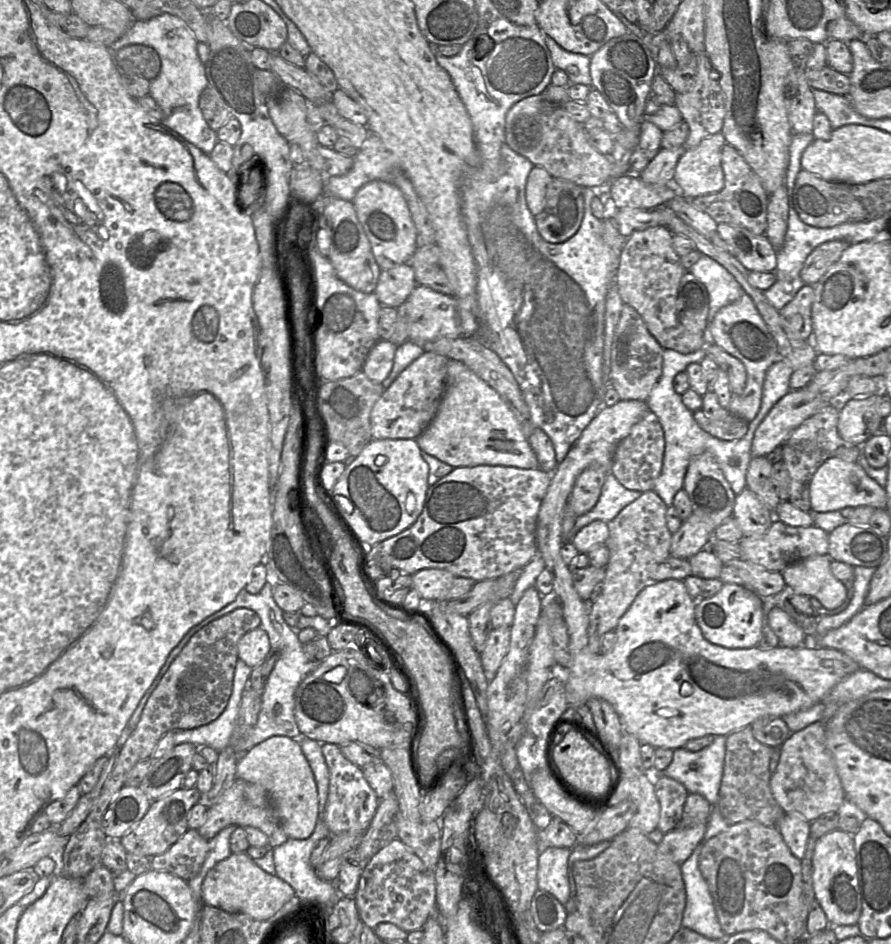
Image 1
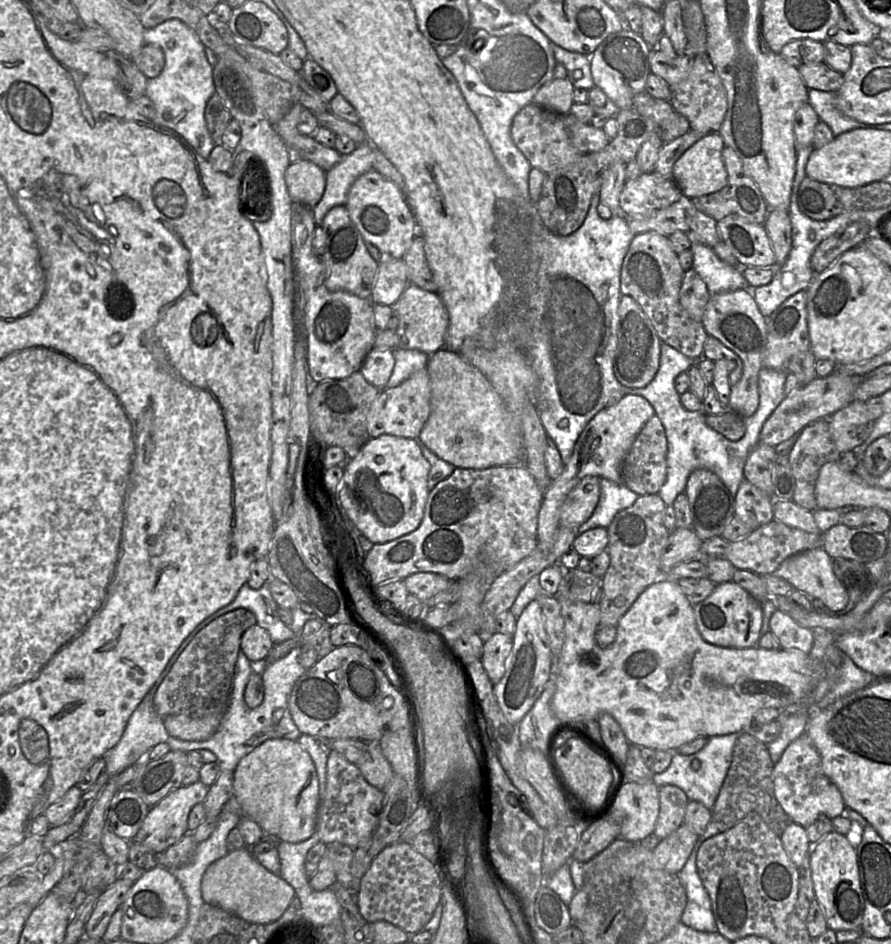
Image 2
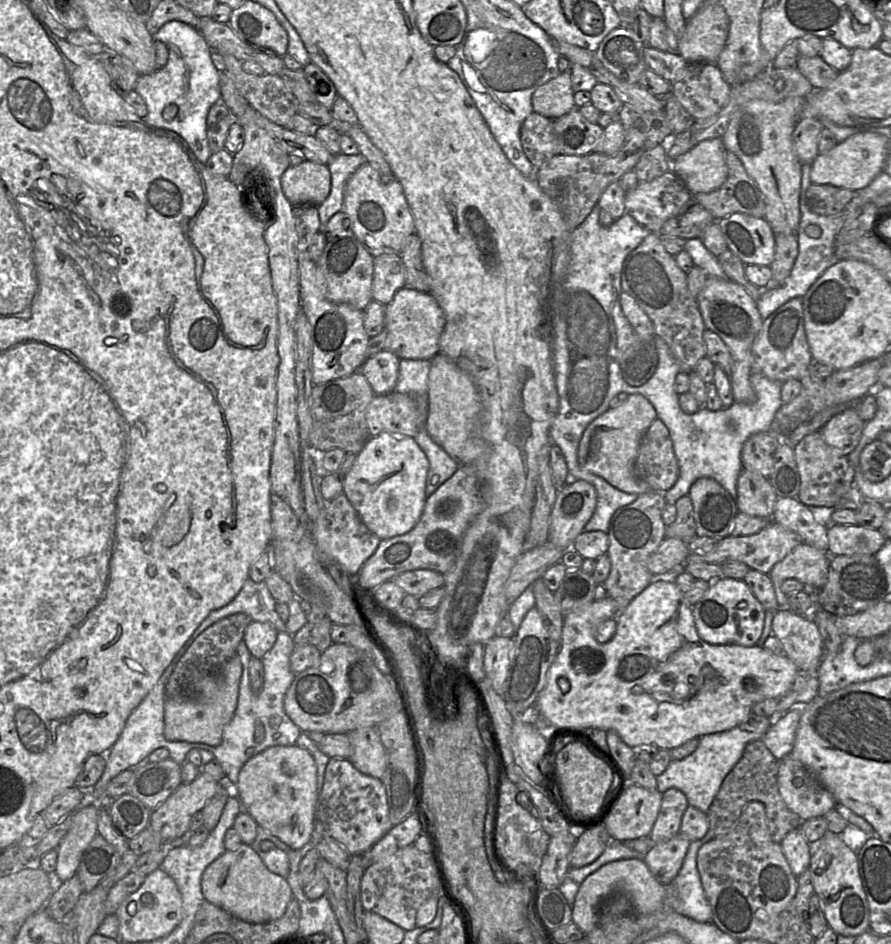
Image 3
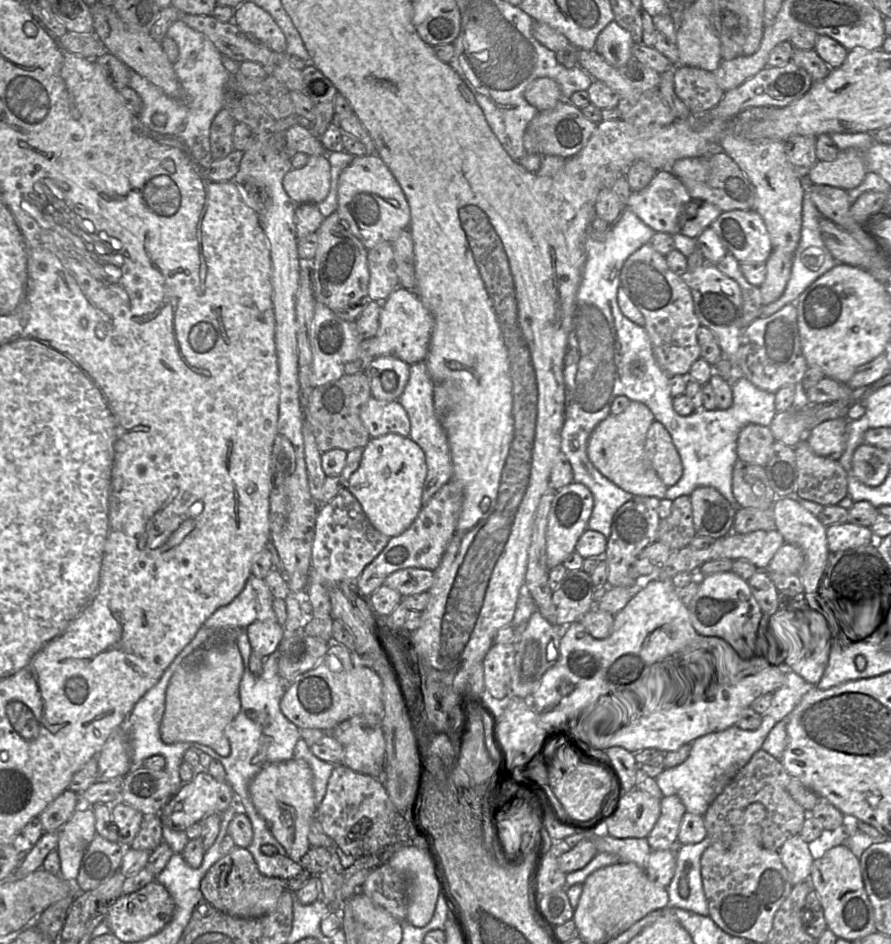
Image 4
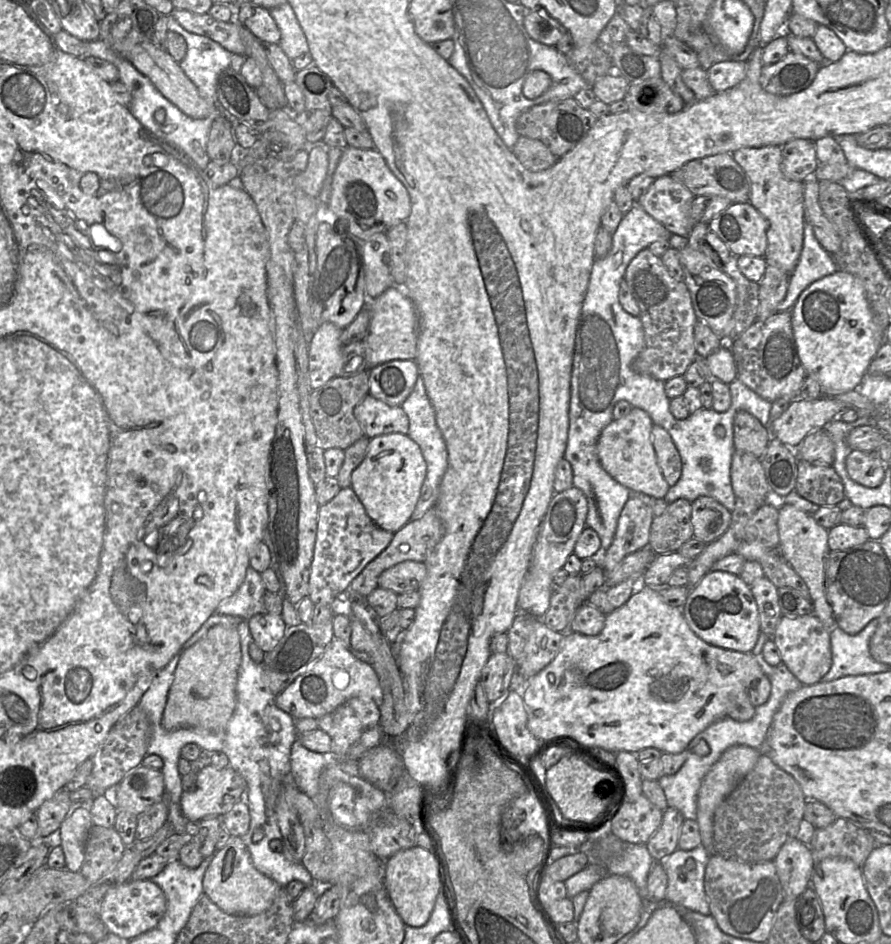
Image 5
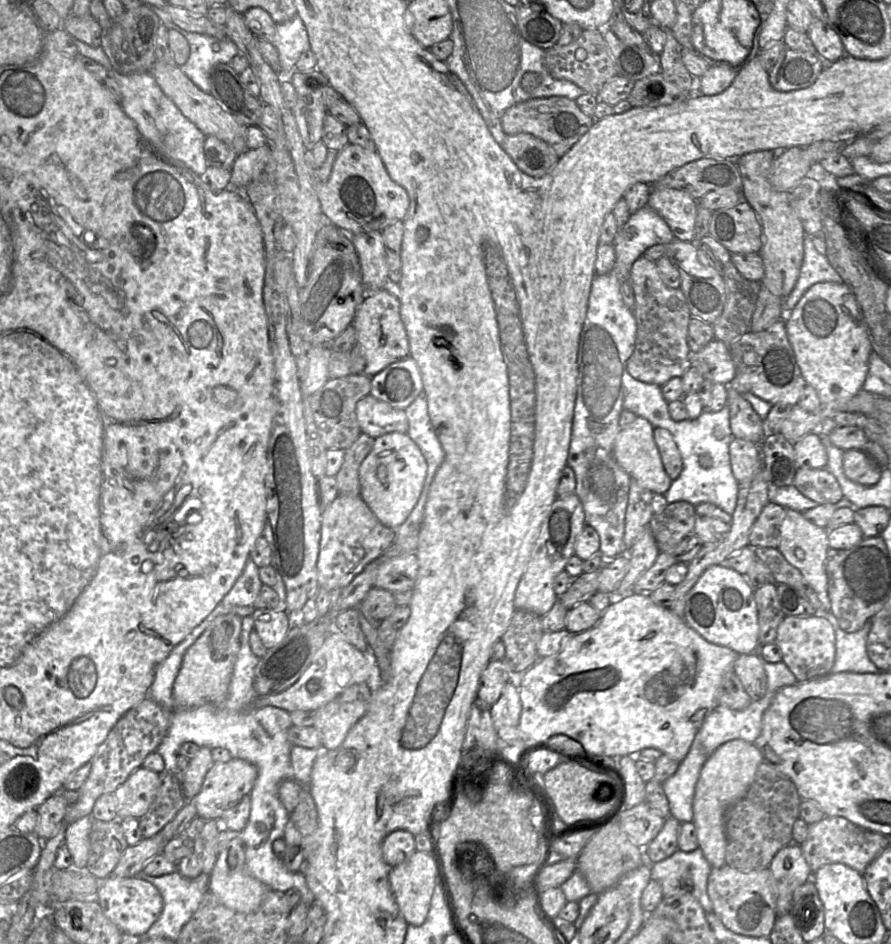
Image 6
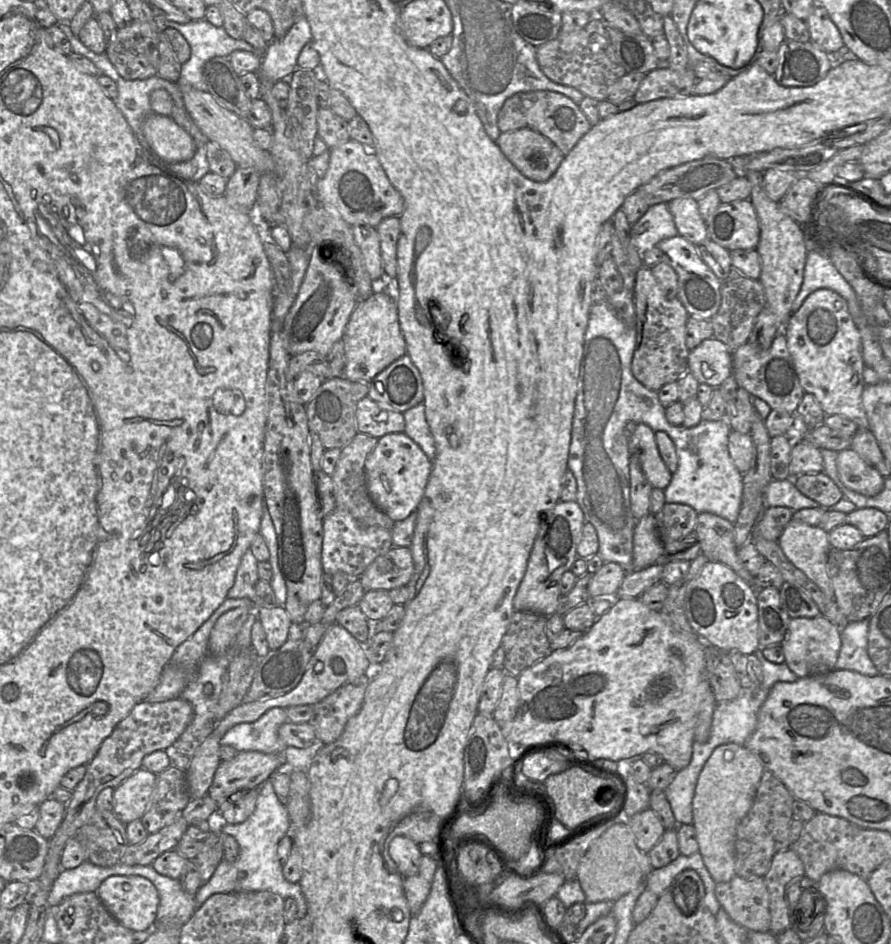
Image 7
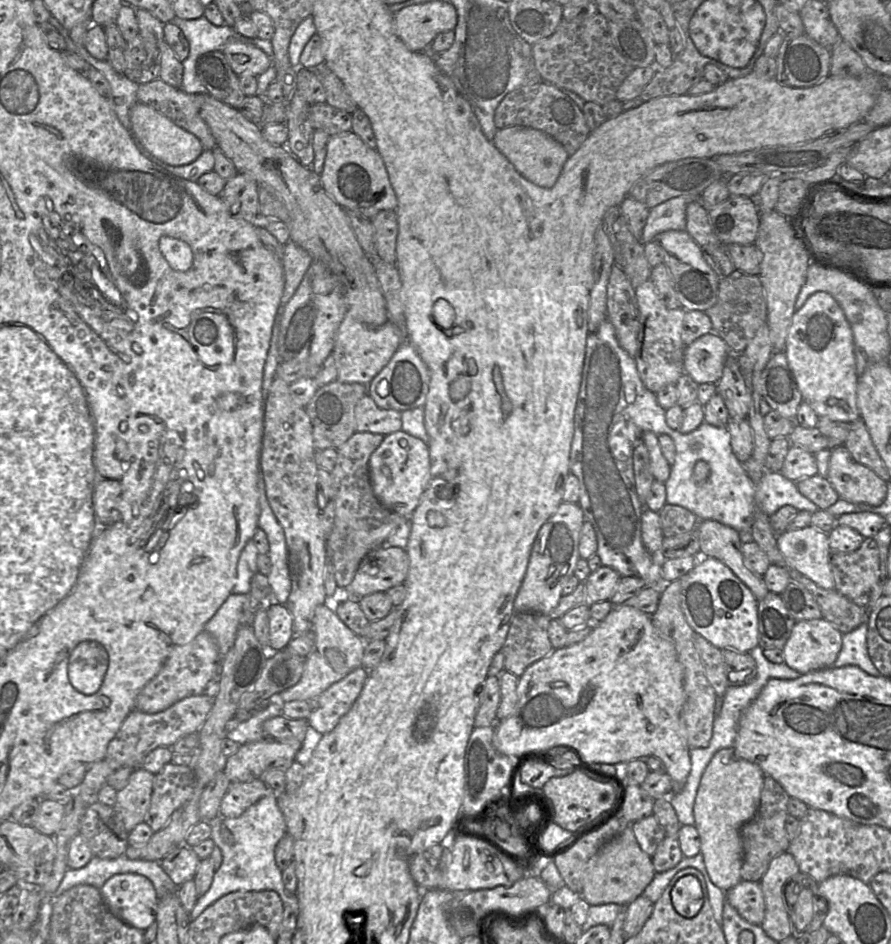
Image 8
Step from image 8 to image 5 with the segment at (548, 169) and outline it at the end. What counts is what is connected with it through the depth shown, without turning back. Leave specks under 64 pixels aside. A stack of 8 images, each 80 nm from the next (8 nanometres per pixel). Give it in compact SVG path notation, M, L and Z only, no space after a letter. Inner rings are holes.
M524 136L519 137L511 151L521 164L532 172L549 169L558 160L544 143Z

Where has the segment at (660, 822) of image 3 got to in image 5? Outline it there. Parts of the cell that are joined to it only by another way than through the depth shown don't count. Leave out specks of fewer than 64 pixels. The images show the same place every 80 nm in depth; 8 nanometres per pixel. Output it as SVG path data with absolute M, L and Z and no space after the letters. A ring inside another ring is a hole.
M669 807L663 811L662 822L646 843L647 849L655 861L661 861L678 849L680 828L684 817L679 810Z

